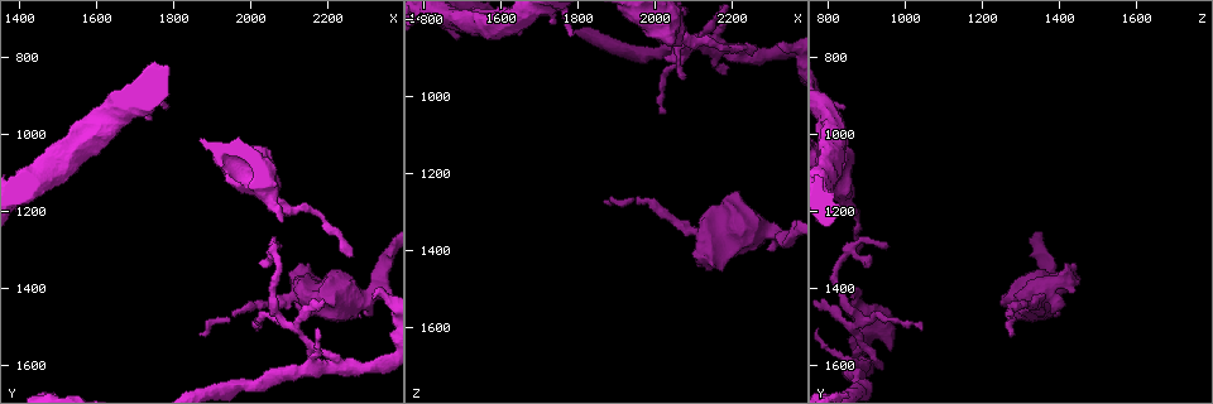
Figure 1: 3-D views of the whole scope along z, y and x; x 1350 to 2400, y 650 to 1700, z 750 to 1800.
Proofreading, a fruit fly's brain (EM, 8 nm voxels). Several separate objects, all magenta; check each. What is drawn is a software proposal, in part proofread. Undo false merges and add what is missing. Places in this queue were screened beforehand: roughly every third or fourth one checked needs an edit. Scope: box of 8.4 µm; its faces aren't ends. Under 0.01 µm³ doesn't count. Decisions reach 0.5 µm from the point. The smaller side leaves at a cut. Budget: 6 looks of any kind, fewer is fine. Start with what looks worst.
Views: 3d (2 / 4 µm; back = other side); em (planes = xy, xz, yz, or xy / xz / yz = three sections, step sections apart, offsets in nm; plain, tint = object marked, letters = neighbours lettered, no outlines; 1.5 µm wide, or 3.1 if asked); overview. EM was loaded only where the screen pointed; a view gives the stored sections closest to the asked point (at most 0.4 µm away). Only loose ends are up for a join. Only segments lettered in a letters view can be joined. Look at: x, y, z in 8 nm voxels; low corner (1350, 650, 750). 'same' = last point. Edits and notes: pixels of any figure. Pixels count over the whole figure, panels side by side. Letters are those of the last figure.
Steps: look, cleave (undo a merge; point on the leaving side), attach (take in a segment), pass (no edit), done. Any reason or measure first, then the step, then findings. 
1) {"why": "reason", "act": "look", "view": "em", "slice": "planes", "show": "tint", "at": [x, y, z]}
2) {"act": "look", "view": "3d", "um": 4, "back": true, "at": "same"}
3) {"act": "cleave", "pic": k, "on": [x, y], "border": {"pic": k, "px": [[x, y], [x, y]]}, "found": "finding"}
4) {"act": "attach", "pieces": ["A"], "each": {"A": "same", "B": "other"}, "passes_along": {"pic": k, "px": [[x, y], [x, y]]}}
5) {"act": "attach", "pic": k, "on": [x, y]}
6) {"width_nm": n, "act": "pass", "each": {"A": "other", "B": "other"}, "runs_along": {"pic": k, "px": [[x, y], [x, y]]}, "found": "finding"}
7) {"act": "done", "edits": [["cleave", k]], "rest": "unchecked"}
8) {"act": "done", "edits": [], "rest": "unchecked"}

{"why": "four-way junction", "act": "look", "view": "3d", "um": 4, "at": [2150, 1575, 925]}

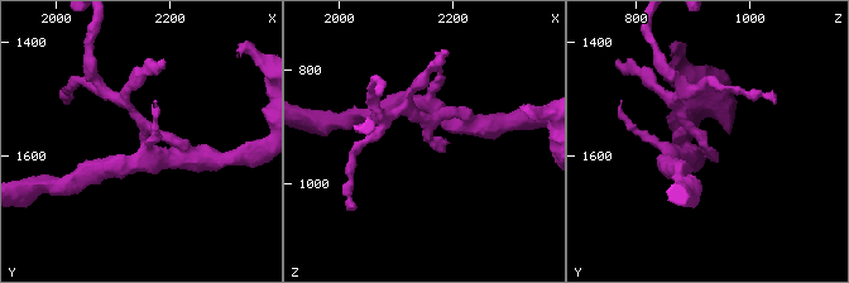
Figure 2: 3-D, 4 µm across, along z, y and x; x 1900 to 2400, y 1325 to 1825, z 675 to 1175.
{"arms": 4, "why": "shape alone is not enough", "act": "look", "view": "em", "slice": "planes", "show": "letters", "at": [2150, 1580, 930]}

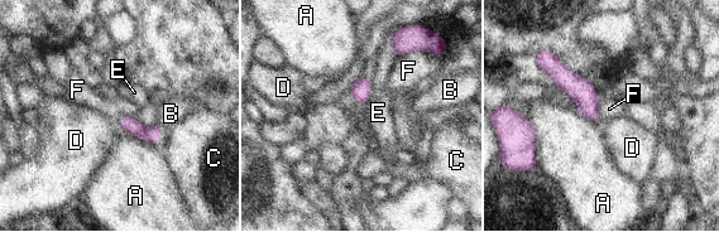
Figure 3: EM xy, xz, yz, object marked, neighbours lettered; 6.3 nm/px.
{"act": "pass", "each": {"A": "other", "B": "other", "C": "other", "D": "other", "E": "other", "F": "other"}, "found": "none of them fits"}

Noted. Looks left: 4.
{"why": "free end", "act": "look", "view": "3d", "um": 2, "back": true, "at": [1870, 1525, 1275]}

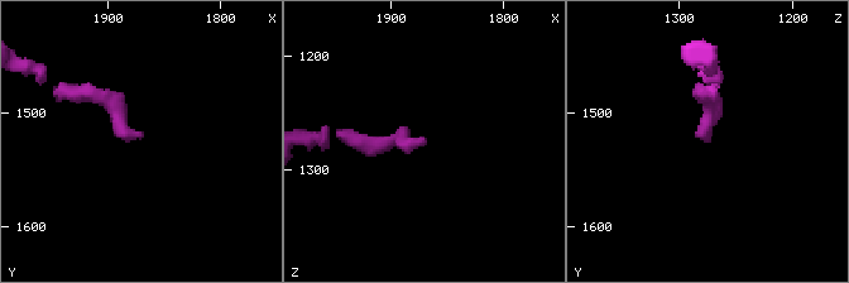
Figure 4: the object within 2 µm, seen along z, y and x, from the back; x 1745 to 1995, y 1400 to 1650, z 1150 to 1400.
{"act": "look", "view": "em", "slice": "yz", "step": 8, "show": "tint", "at": [1868, 1524, 1274]}

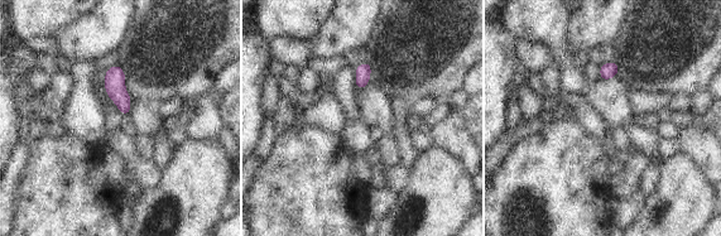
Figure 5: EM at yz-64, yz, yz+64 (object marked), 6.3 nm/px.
{"act": "look", "view": "em", "slice": "xy", "step": 8, "show": "letters", "at": "same"}

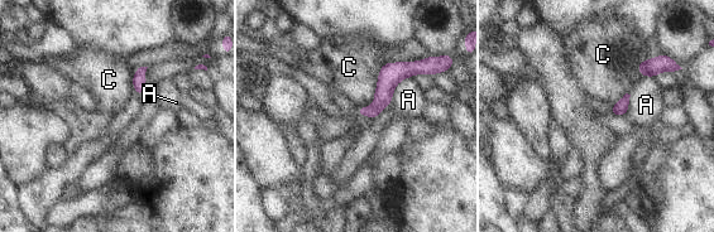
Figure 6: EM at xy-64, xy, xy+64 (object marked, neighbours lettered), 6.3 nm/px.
{"longest_contact_nm": ["C", 360], "act": "pass", "each": {"A": "other", "C": "other"}, "runs_along": {"pic": 6, "px": [[415, 69], [403, 69], [362, 112]]}, "found": "no lettered segment goes on from it"}

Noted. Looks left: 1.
{"act": "done", "edits": [], "rest": "unchecked"}

